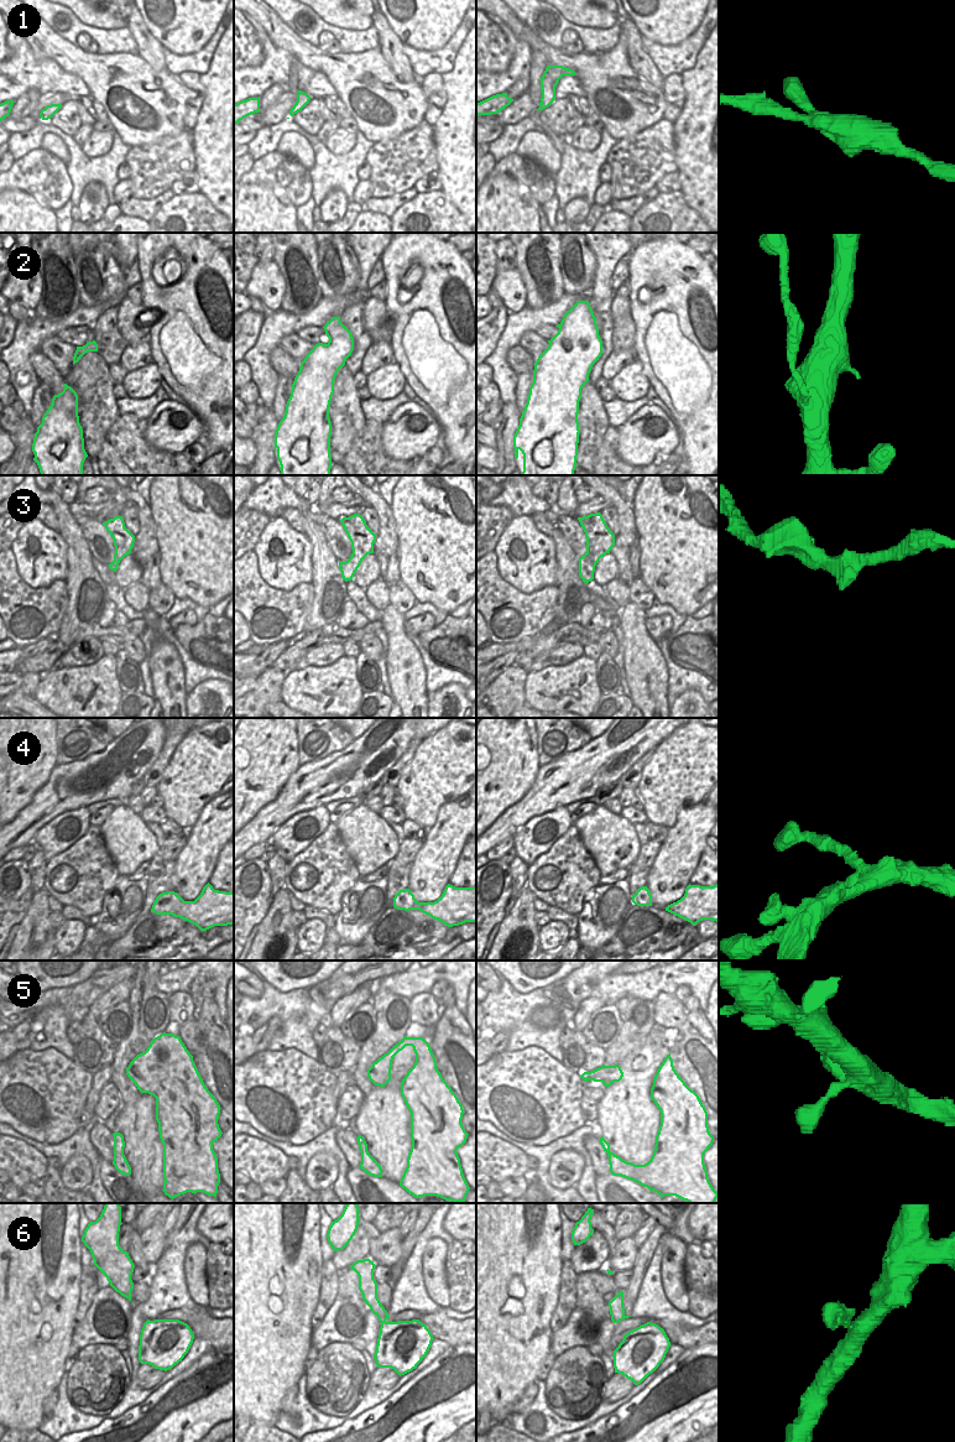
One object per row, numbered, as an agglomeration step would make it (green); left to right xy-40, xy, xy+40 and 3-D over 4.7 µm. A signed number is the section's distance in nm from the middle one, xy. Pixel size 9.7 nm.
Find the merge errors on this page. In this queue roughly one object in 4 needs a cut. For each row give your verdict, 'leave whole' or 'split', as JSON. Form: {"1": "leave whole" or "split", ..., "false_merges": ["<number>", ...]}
{"1": "leave whole", "2": "split", "3": "split", "4": "leave whole", "5": "leave whole", "6": "leave whole", "false_merges": ["2", "3"]}

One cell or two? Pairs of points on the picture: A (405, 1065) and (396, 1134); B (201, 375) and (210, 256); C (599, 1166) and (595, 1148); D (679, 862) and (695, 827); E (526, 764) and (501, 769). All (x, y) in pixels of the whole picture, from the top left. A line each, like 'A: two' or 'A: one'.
A: one
B: one
C: one
D: one
E: one

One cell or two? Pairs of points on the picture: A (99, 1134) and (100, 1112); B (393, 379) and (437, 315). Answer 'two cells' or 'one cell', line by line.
A: two cells
B: two cells

